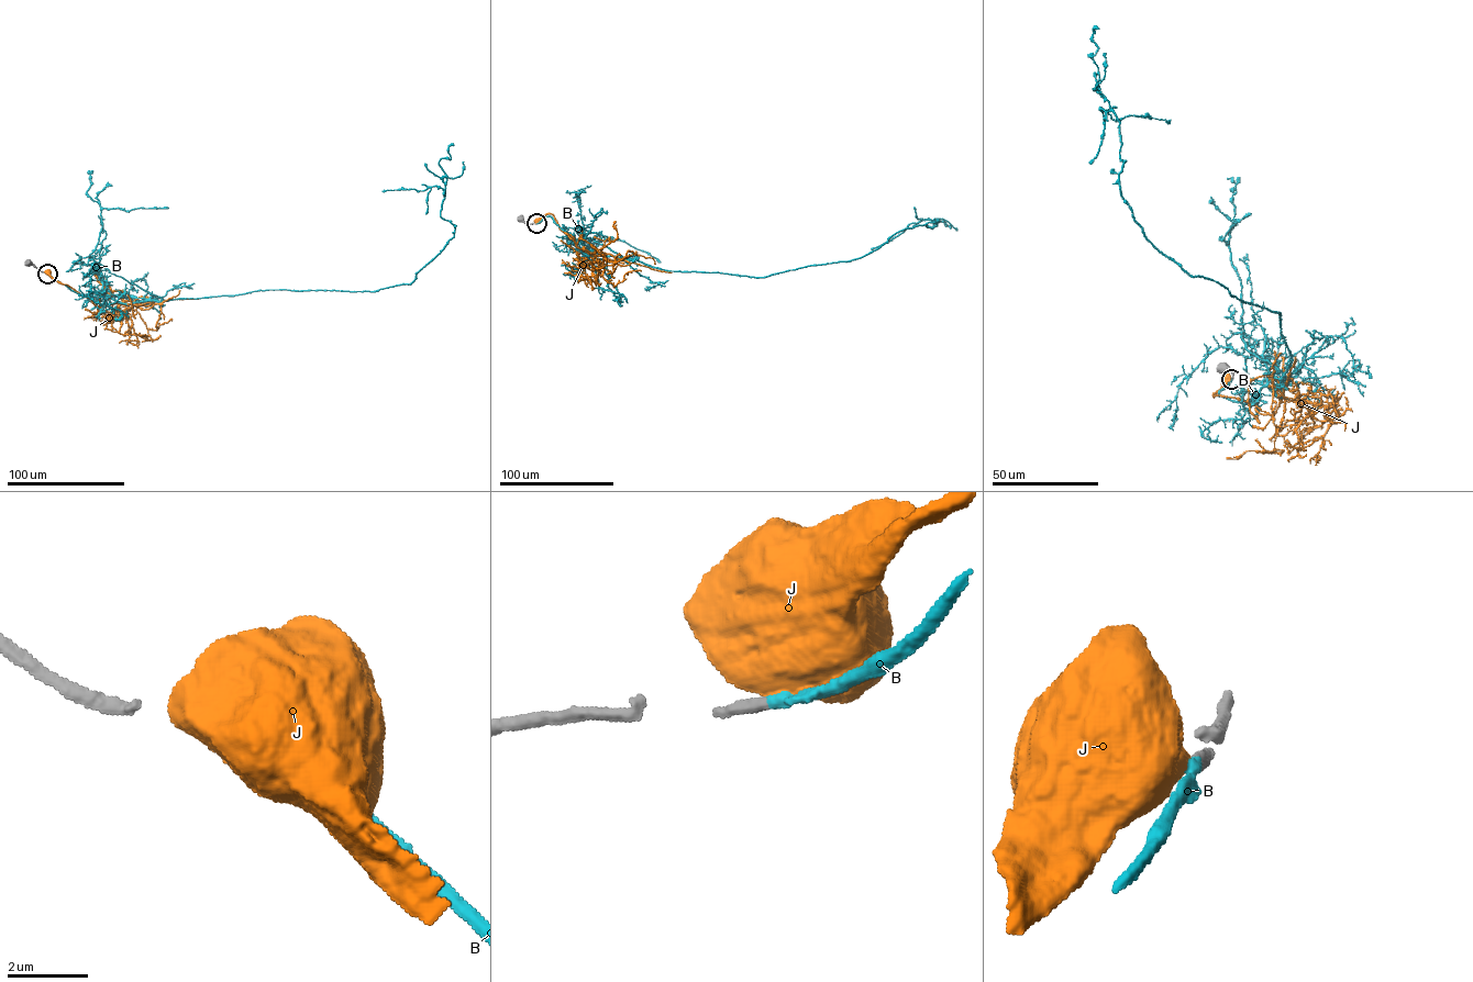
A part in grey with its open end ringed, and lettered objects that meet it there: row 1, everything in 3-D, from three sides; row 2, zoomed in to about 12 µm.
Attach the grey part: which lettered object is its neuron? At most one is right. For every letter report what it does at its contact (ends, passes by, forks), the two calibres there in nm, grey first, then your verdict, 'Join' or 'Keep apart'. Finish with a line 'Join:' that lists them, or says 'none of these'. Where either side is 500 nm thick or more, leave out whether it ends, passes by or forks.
B: It ends there. Thickness 340 nm (grey) against 280 nm. Join
J: Thickness 360 nm (grey) against 900 nm. Keep apart
Join: B

